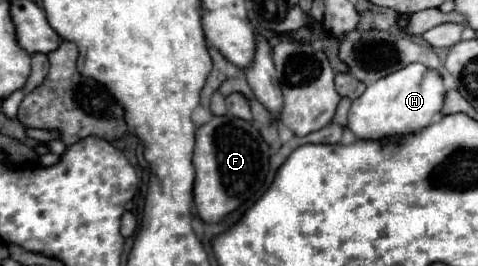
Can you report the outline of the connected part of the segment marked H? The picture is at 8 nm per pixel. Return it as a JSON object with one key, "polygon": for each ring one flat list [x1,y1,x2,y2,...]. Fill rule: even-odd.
{"polygon":[[411,63,371,83,365,93,353,101,347,127,357,139,383,139,401,133,415,133,439,117,445,95,447,91,439,71,427,69,423,63]]}

